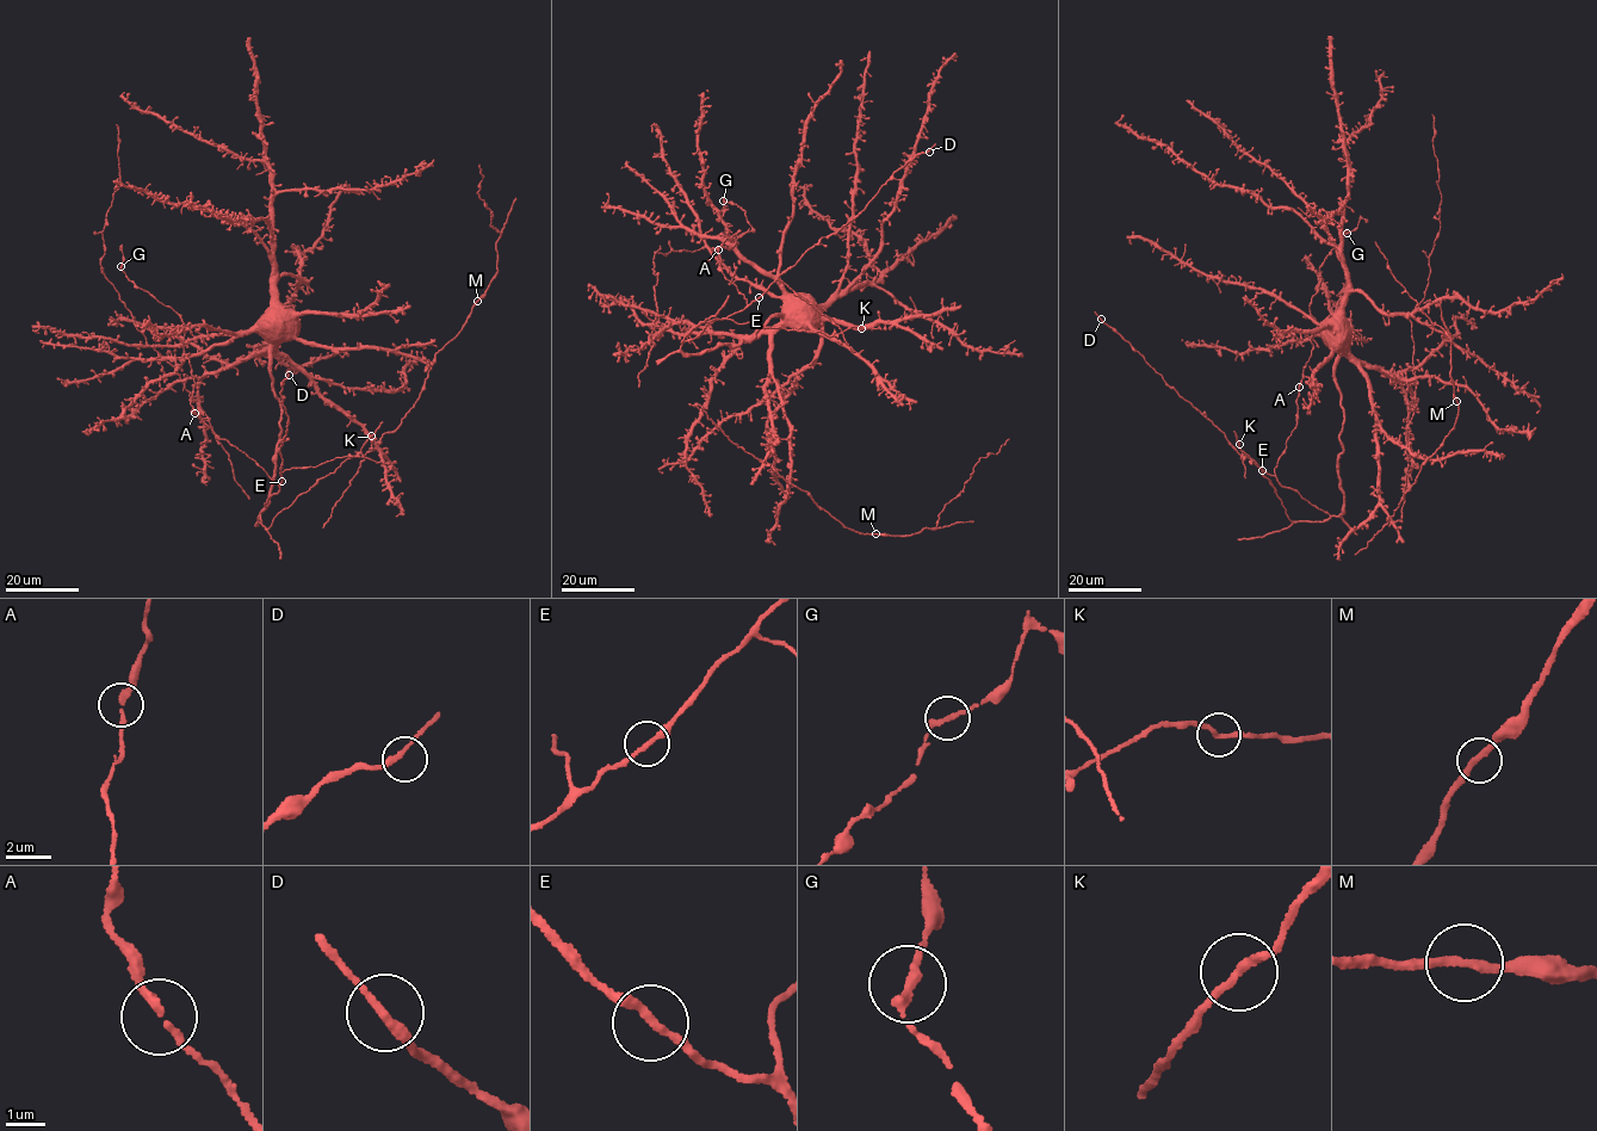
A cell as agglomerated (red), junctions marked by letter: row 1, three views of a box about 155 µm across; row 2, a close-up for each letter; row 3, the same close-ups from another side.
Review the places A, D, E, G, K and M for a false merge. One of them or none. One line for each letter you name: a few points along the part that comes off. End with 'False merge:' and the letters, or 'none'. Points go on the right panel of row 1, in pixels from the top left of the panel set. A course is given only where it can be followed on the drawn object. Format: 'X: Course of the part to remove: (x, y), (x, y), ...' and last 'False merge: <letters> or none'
False merge: none

